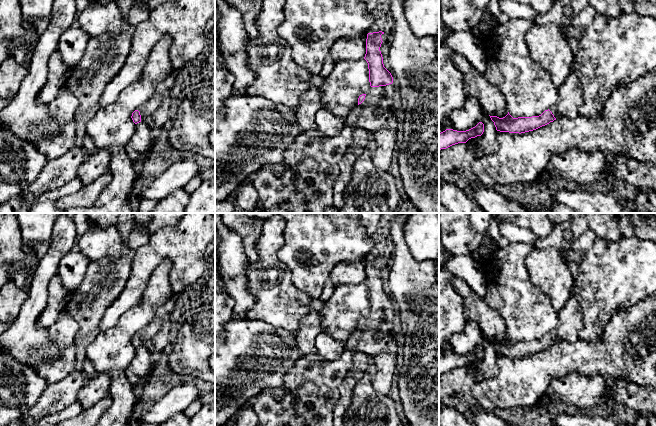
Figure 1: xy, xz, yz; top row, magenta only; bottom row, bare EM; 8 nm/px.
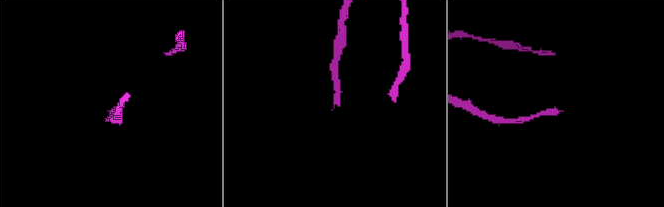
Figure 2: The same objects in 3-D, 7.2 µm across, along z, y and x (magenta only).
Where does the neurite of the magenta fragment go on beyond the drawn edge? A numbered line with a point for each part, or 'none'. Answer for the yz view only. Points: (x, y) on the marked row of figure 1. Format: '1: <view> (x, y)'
1: yz (570, 94)

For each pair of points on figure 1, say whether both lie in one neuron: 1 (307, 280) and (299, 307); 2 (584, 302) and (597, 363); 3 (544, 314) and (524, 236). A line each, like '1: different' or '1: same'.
1: different
2: different
3: different

